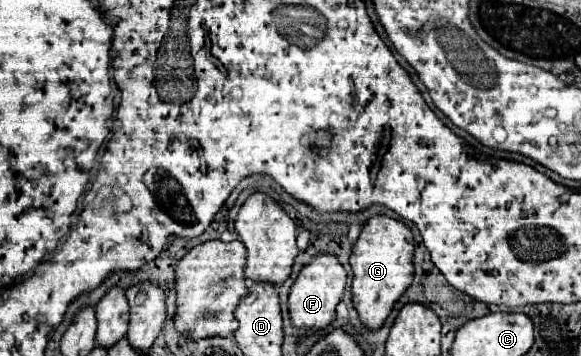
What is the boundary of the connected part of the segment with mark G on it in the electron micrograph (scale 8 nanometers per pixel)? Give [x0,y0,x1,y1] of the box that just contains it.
[350,215,414,331]

